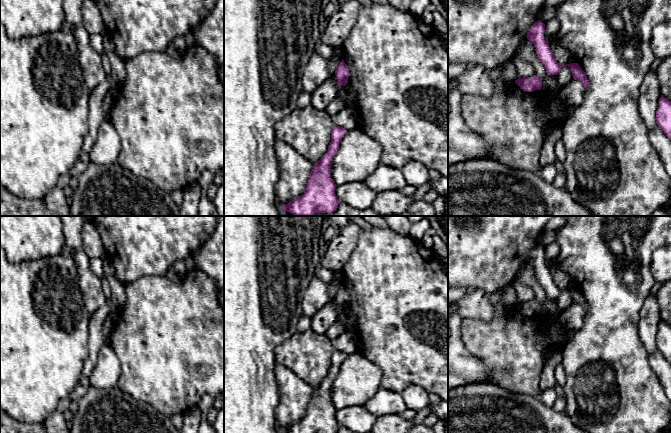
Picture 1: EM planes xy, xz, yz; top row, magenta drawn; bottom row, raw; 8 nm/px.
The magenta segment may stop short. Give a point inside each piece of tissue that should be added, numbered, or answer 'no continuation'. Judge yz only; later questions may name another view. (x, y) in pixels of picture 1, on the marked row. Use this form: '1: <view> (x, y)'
no continuation

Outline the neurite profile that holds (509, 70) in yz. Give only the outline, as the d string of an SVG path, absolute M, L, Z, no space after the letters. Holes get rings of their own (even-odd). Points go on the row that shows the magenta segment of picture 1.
M513 59L505 61L503 64L503 75L506 78L513 78L517 80L519 77L517 75L517 69L514 65Z

